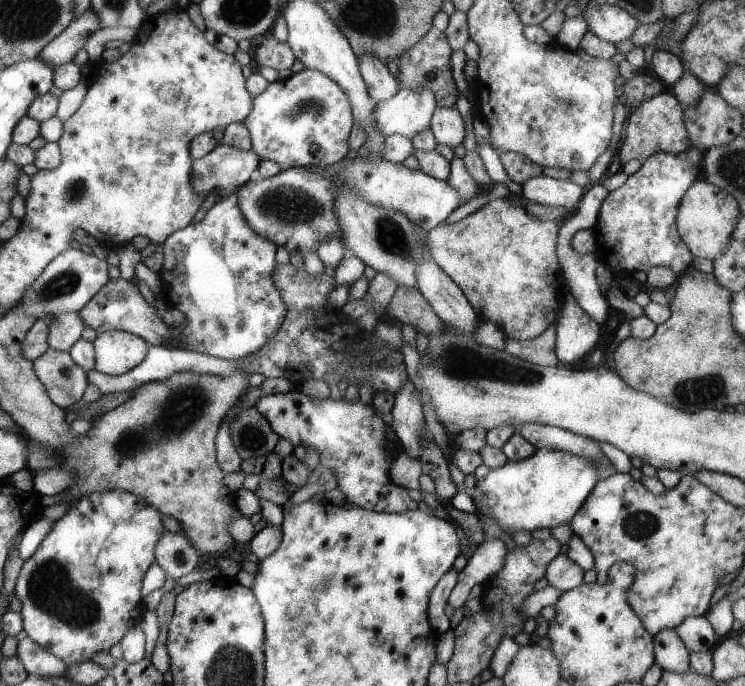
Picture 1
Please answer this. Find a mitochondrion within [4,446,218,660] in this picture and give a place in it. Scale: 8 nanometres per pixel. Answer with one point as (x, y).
(52, 590)

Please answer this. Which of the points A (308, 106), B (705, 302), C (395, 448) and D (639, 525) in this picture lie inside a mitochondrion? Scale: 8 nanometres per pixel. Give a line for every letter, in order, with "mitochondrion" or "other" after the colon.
A: mitochondrion
B: other
C: other
D: mitochondrion

